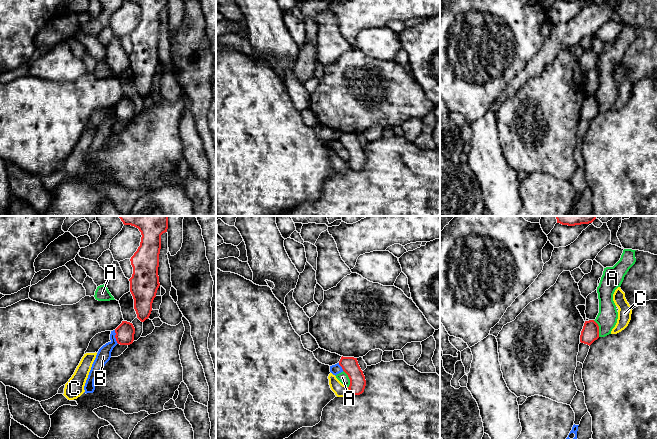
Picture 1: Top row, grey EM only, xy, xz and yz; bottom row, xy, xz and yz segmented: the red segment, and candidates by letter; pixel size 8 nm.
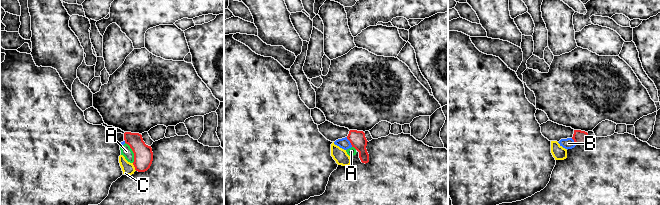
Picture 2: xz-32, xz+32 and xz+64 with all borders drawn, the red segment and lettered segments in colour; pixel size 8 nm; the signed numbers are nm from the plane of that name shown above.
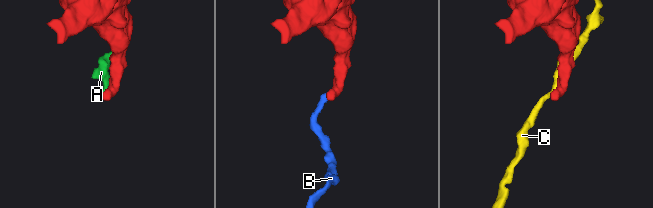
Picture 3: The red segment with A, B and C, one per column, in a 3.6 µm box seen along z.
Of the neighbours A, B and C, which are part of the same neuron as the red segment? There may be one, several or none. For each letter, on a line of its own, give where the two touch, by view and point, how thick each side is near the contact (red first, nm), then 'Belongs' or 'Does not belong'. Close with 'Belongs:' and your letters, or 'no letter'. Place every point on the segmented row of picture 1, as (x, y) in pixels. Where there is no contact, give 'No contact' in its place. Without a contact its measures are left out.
A: Touches red at xz (349, 378). Thickness 140 nm (red) against 80 nm. Does not belong
B: Touches red at xy (115, 337). Thickness 150 nm (red) against 110 nm. Does not belong
C: Touches red at xz (348, 388). Thickness 140 nm (red) against 110 nm. Does not belong
Belongs: no letter

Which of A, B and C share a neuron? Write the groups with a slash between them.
A B / C

